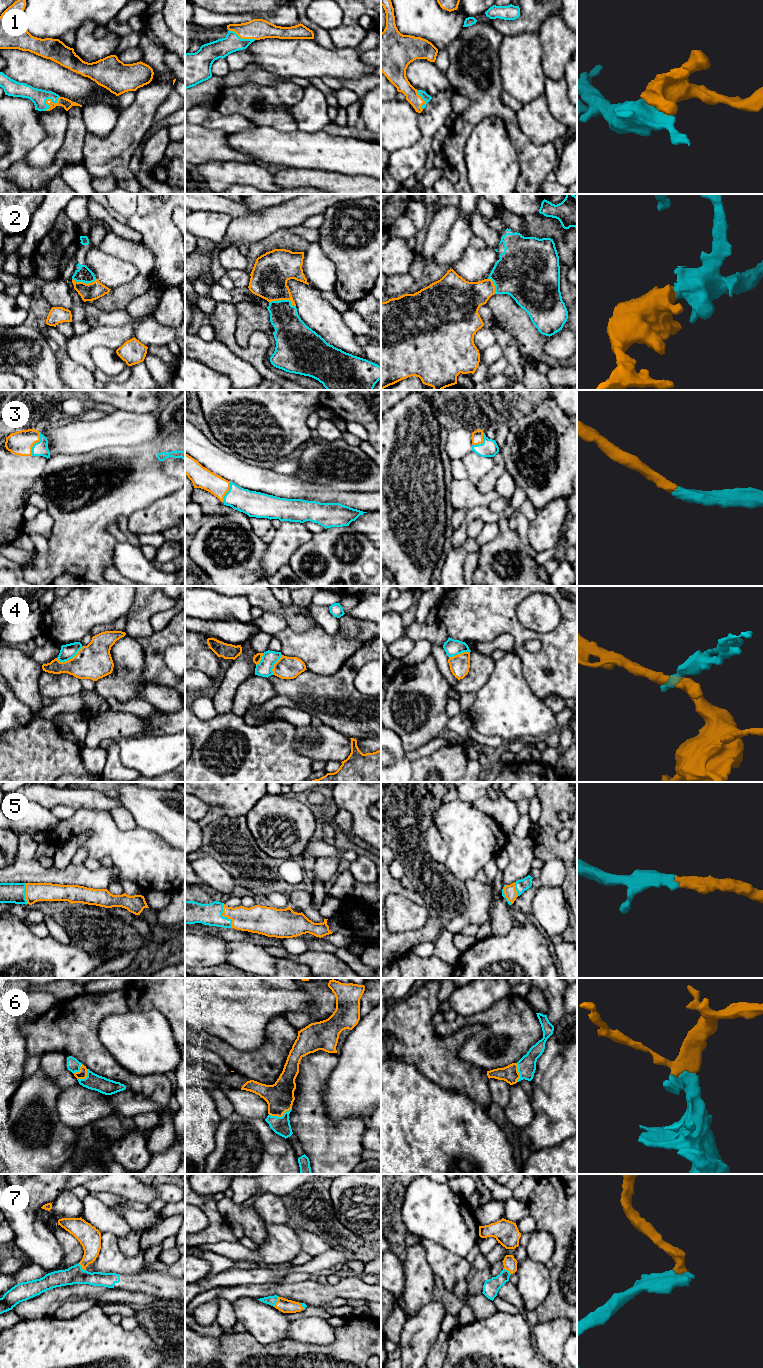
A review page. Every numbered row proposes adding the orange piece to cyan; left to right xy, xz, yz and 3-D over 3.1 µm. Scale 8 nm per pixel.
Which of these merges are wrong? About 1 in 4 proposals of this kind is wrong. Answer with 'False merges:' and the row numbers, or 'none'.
False merges: 4

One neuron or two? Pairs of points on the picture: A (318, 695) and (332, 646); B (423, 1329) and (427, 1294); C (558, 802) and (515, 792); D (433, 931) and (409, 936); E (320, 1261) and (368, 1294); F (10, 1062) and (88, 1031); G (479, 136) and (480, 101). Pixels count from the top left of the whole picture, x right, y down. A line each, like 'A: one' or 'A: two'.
A: two
B: two
C: two
D: one
E: two
F: two
G: two

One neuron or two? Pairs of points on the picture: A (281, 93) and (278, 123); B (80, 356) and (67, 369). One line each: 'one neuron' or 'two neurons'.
A: one neuron
B: two neurons

